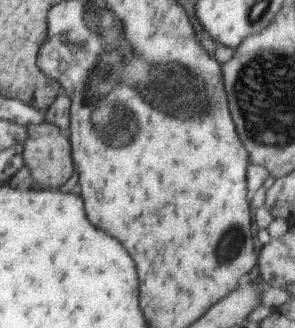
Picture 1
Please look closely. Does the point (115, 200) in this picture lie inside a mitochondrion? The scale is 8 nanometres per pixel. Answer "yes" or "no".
no

